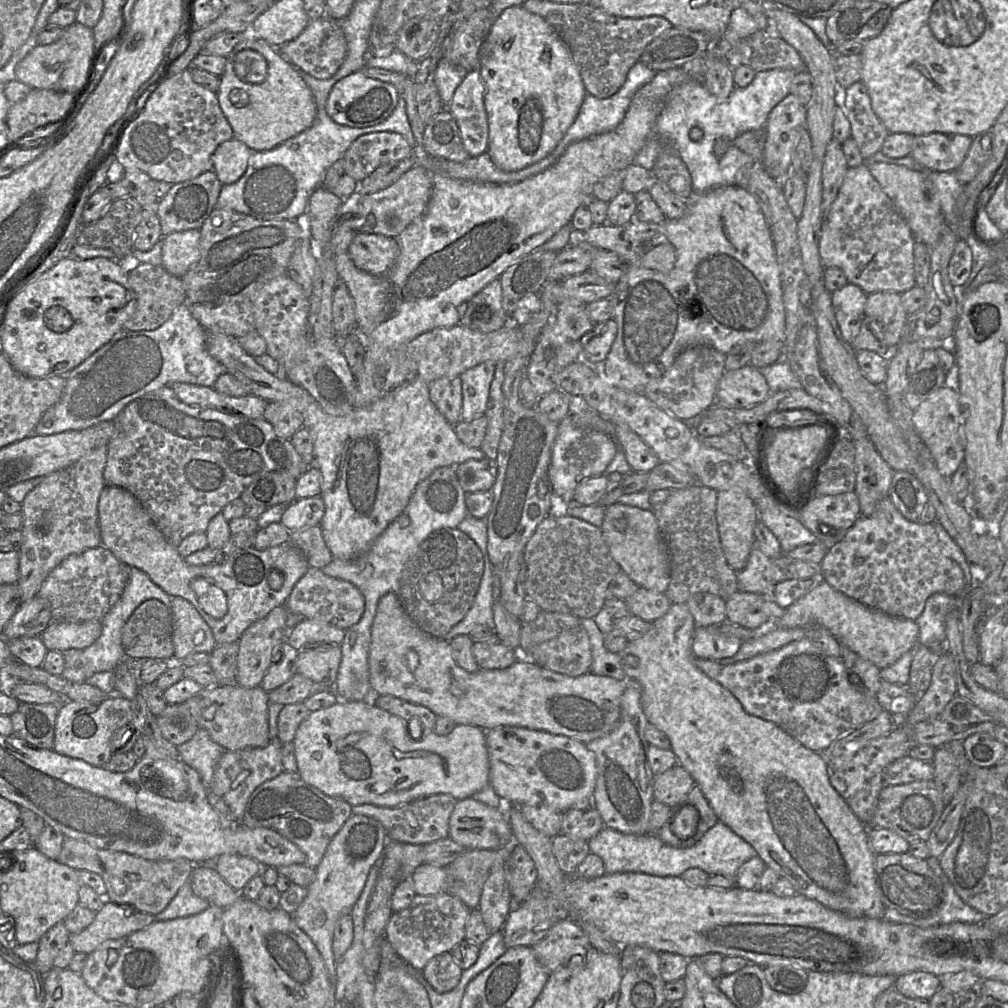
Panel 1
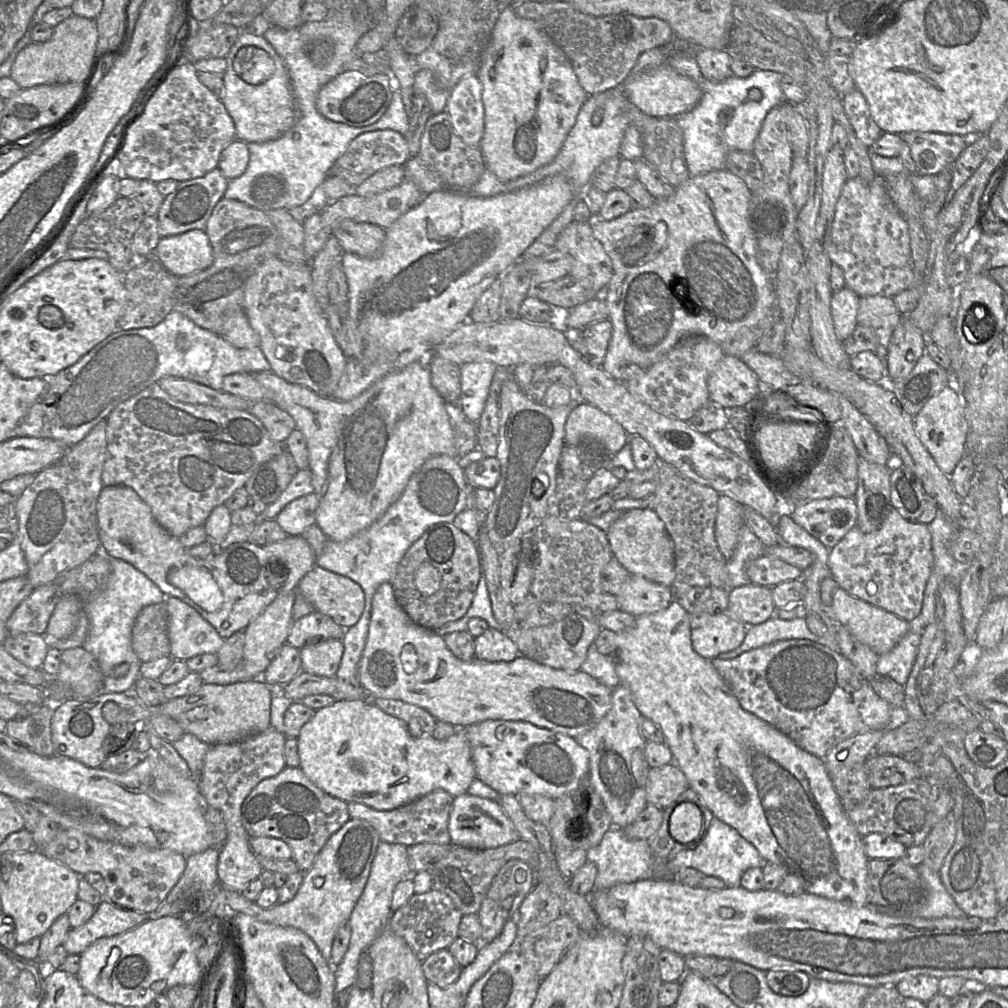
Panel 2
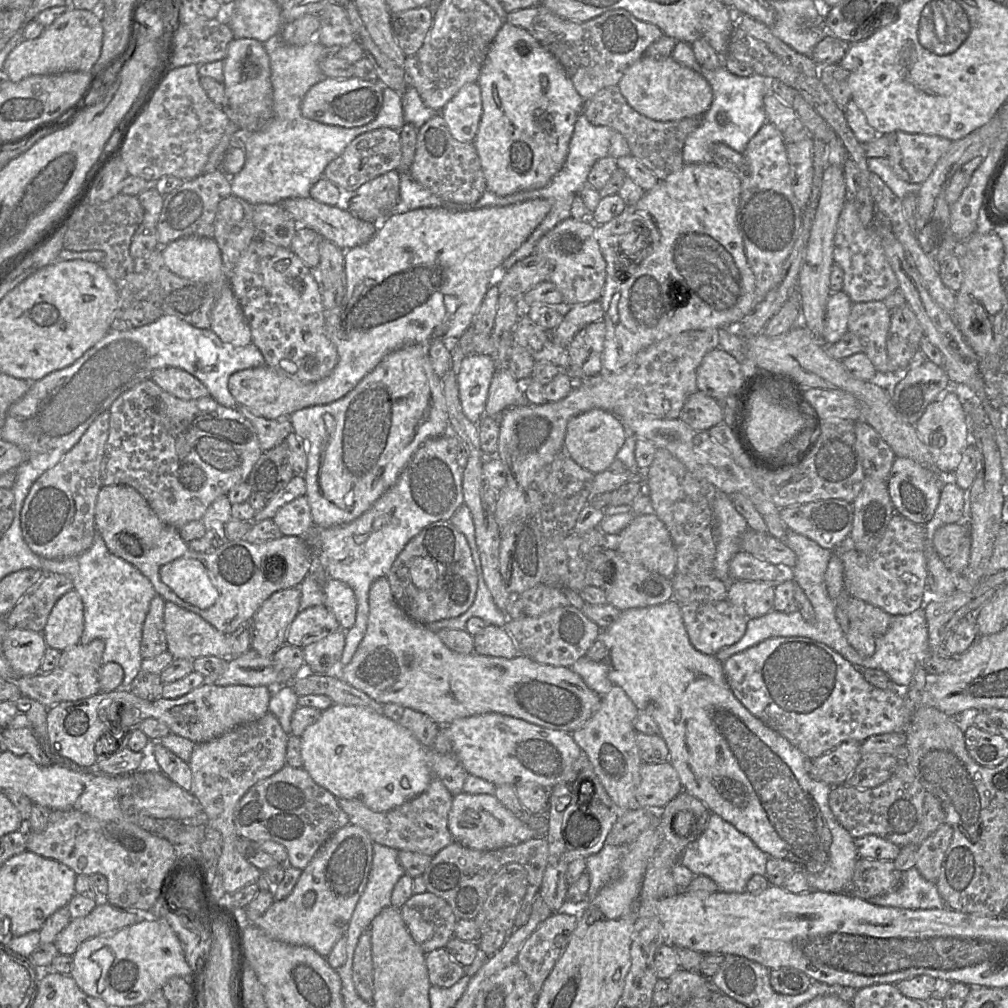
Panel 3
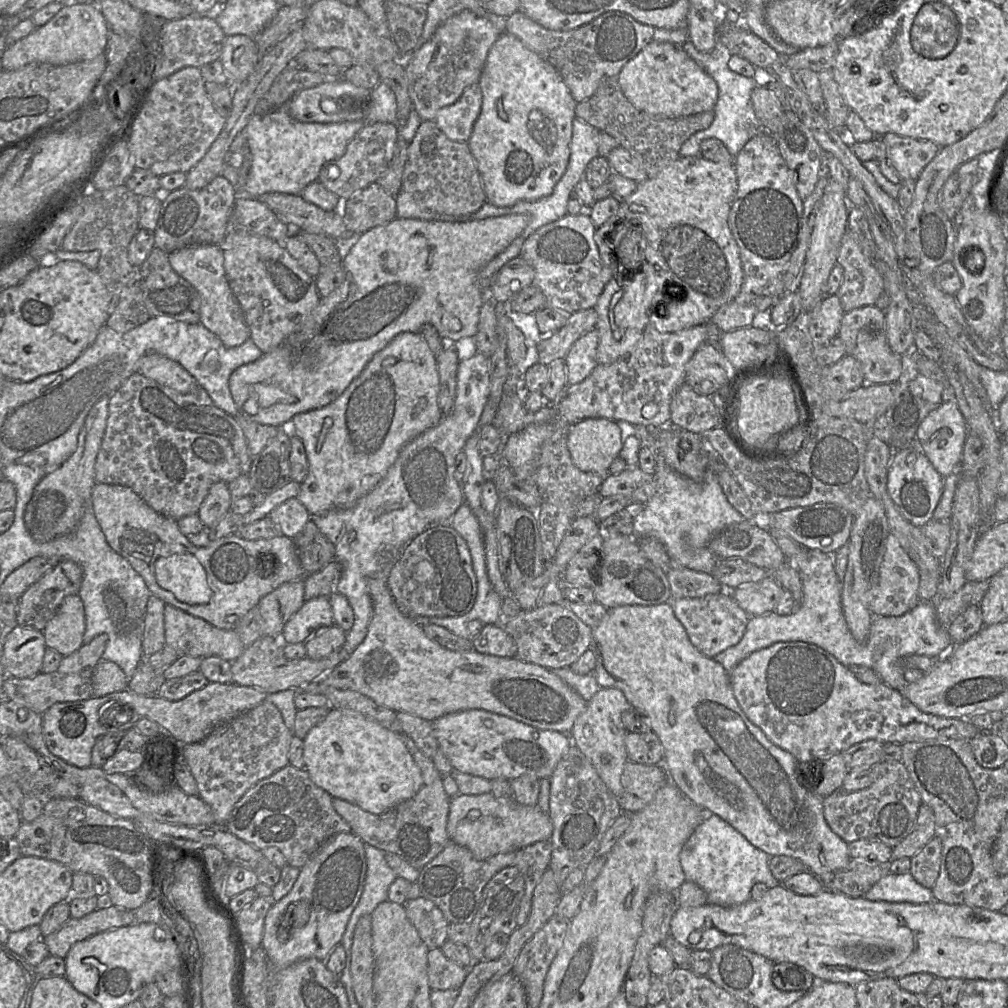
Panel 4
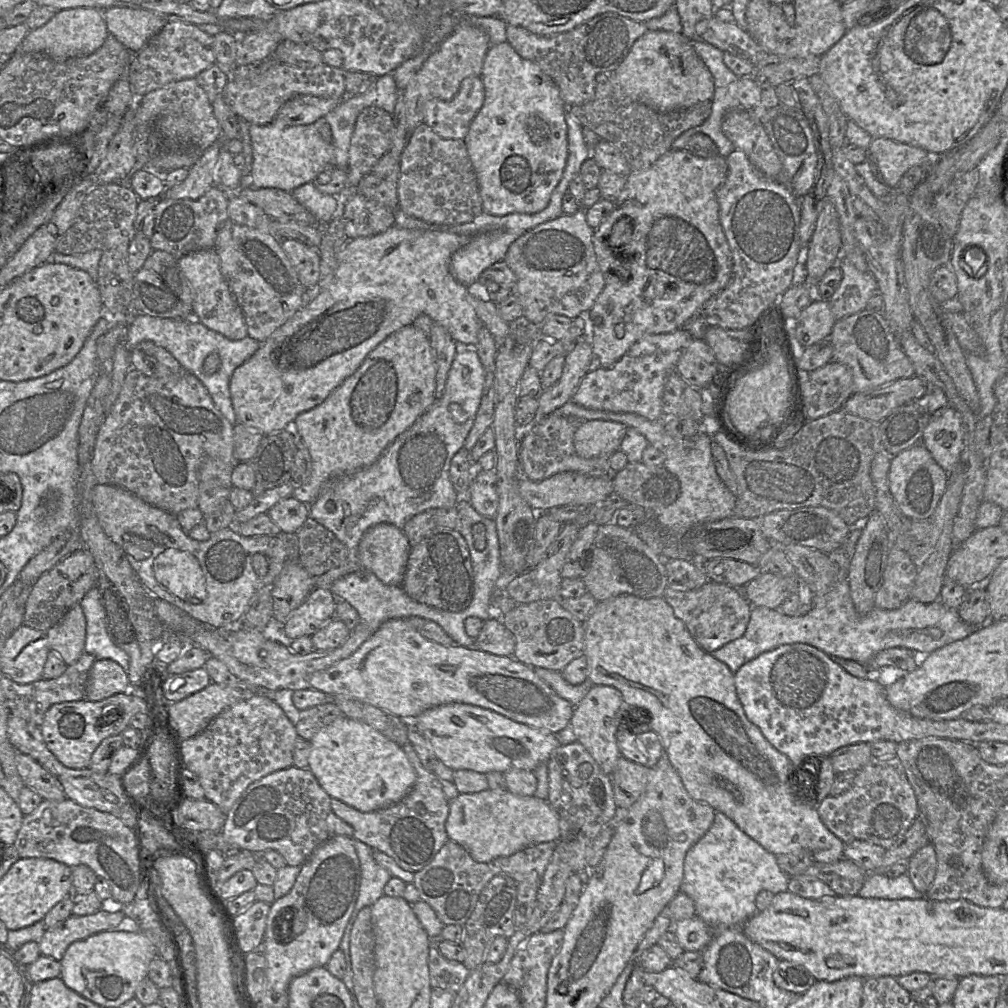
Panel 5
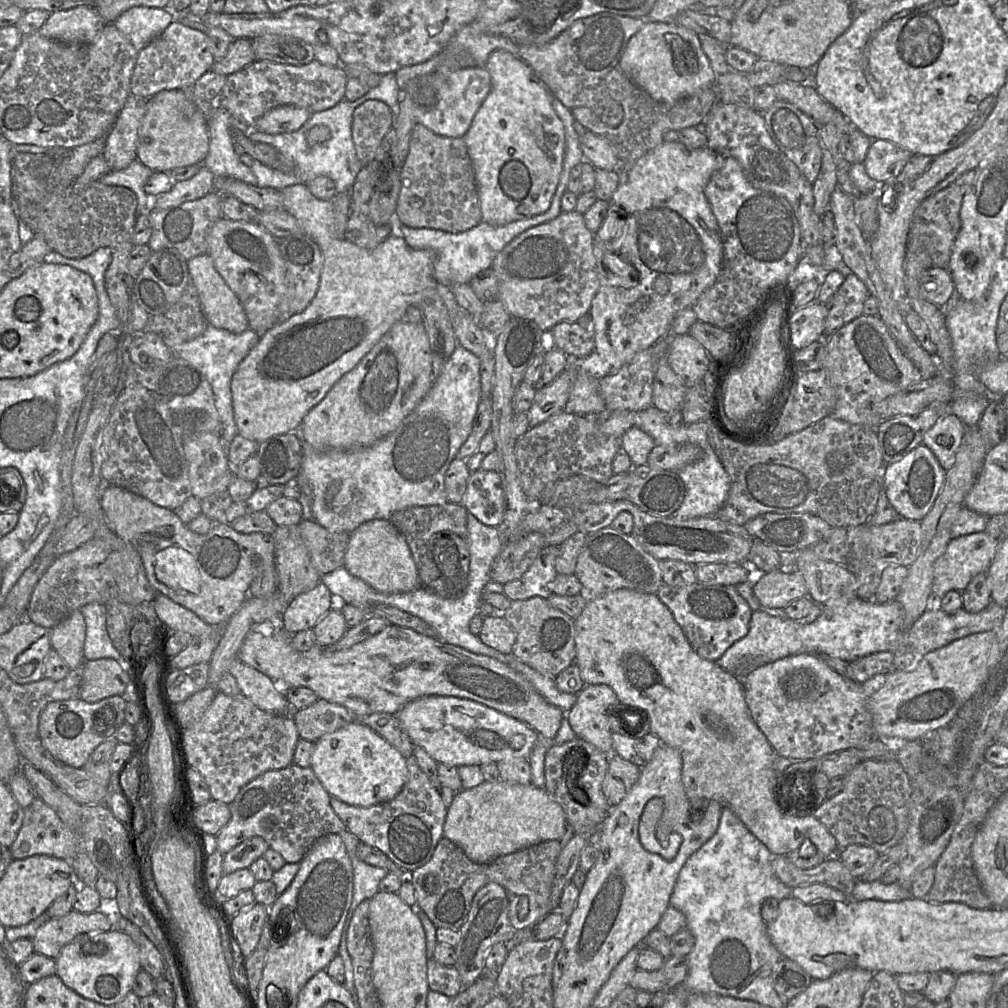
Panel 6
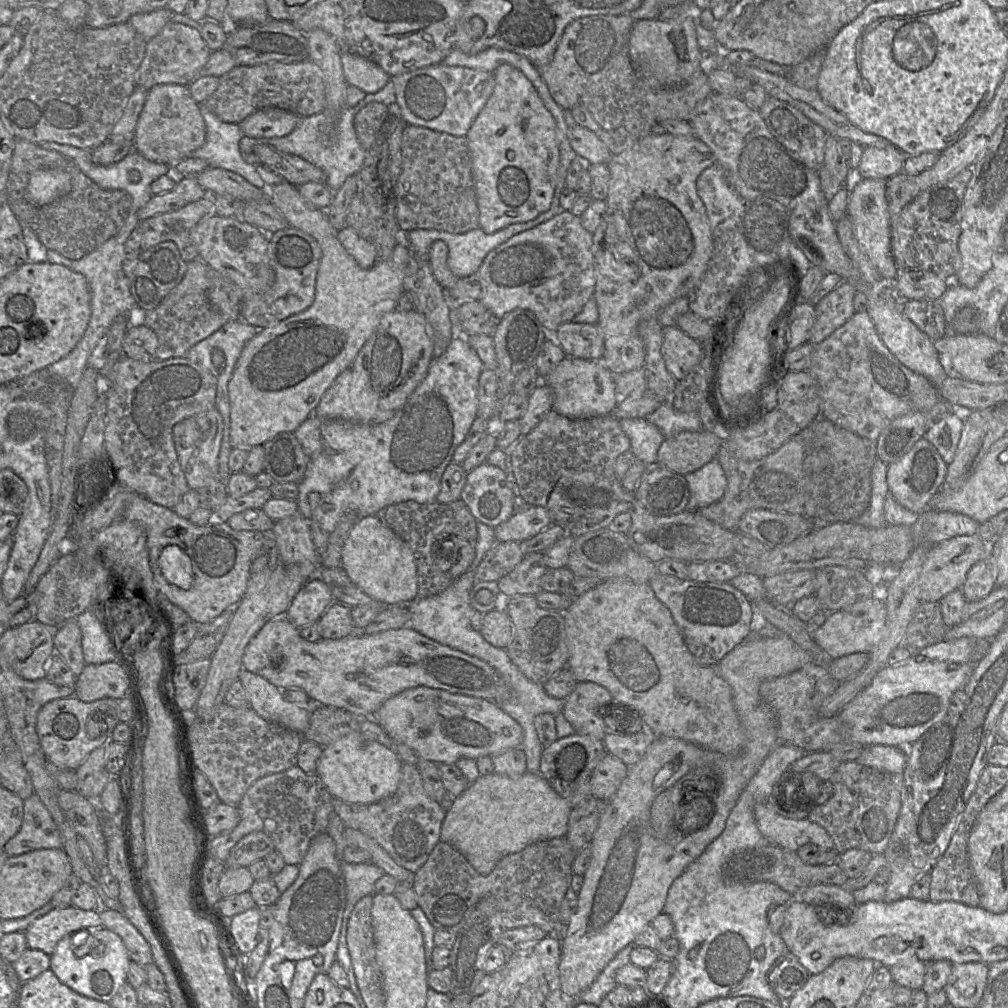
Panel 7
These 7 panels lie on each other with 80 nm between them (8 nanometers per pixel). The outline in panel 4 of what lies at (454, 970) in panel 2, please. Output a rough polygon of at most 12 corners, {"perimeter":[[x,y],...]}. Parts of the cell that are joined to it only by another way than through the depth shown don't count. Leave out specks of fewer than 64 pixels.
{"perimeter":[[428,951],[430,990],[460,990],[467,970]]}

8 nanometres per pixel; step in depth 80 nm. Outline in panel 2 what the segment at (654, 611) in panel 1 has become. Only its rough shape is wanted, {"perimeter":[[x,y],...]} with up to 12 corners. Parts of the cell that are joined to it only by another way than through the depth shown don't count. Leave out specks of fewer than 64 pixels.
{"perimeter":[[630,575],[618,610],[639,617],[666,609],[670,587]]}

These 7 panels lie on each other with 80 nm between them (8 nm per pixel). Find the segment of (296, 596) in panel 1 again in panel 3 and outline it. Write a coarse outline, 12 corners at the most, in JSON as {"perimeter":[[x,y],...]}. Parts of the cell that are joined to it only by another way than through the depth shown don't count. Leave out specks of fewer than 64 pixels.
{"perimeter":[[327,578],[324,605],[341,630],[356,621],[357,601],[346,583]]}

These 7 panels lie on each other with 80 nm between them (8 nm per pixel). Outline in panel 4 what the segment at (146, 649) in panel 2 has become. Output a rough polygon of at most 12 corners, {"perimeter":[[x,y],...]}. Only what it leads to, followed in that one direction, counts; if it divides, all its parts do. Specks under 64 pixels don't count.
{"perimeter":[[148,599],[142,637],[144,656],[166,645],[166,604]]}

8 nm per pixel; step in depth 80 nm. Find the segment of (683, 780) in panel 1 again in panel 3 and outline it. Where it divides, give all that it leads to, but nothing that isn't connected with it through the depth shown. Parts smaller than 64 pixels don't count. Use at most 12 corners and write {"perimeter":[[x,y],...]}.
{"perimeter":[[669,761],[643,763],[637,808],[661,810],[683,791]]}

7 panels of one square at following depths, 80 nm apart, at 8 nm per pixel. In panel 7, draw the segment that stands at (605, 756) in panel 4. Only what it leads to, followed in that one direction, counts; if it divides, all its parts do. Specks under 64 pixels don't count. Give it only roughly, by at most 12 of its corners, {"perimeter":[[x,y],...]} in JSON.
{"perimeter":[[578,682],[562,709],[576,733],[603,740],[599,709],[613,697],[594,682]]}

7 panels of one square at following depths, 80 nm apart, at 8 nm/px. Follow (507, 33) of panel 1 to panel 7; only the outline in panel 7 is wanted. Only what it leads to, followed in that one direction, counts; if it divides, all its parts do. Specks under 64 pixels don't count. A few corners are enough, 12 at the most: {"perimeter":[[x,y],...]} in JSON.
{"perimeter":[[506,63],[465,136],[486,233],[547,211],[555,120]]}

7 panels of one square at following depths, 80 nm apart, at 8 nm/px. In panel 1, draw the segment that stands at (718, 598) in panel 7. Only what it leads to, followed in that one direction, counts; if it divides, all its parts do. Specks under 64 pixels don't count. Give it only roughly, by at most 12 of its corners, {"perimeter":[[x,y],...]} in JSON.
{"perimeter":[[696,626],[692,653],[720,660],[734,656],[740,639]]}

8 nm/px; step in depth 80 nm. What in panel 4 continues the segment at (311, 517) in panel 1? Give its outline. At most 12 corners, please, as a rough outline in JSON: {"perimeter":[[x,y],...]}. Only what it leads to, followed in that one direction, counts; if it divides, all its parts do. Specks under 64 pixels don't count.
{"perimeter":[[298,498],[269,516],[281,535],[294,539],[311,519]]}

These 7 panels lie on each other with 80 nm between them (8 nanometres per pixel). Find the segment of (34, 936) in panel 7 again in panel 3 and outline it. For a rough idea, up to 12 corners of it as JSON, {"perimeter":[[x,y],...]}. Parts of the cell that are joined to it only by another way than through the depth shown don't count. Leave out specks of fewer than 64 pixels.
{"perimeter":[[103,898],[70,919],[53,944],[73,956],[82,942],[117,932],[144,915]]}

